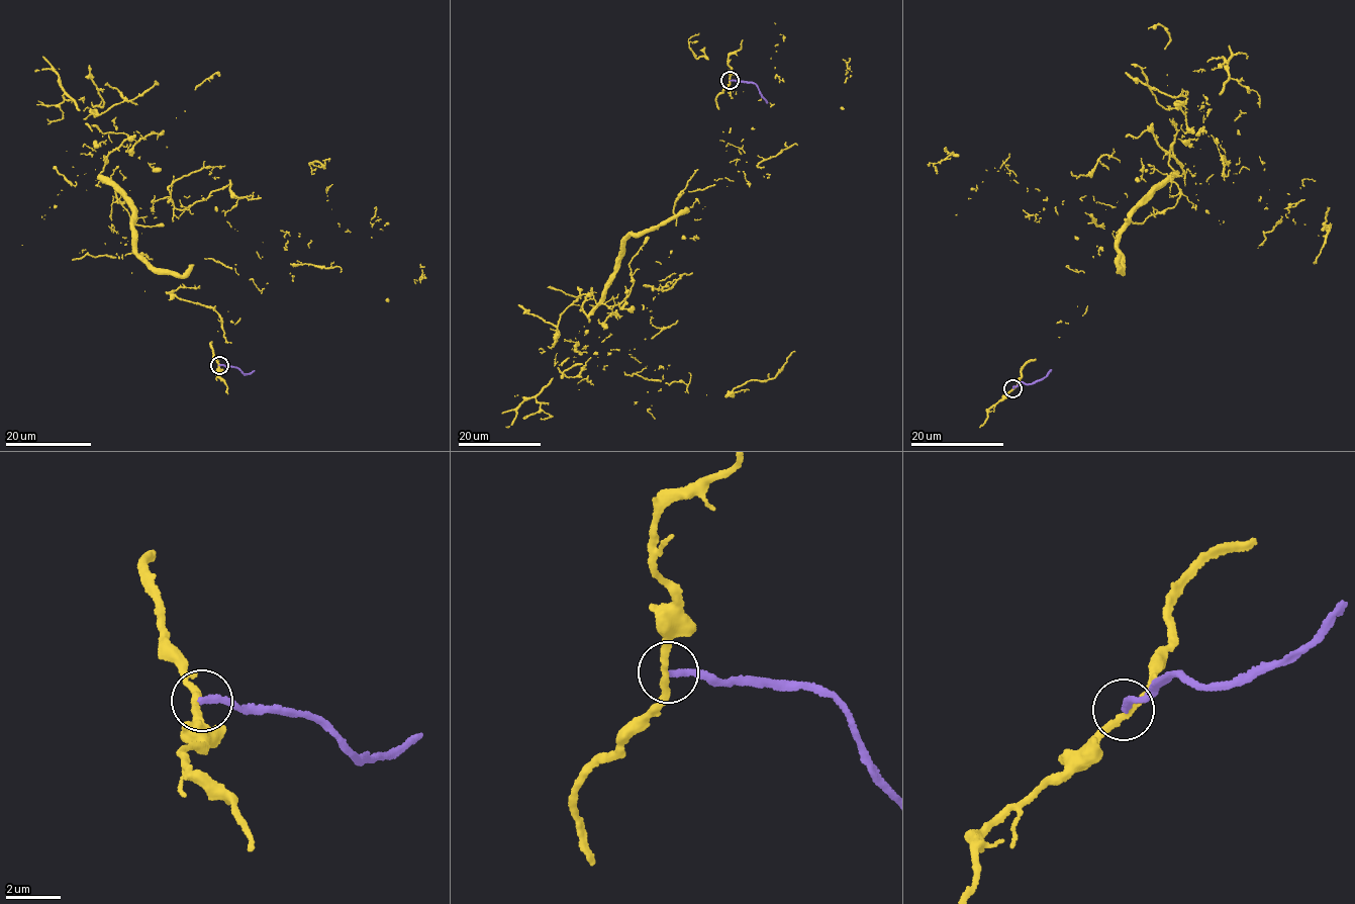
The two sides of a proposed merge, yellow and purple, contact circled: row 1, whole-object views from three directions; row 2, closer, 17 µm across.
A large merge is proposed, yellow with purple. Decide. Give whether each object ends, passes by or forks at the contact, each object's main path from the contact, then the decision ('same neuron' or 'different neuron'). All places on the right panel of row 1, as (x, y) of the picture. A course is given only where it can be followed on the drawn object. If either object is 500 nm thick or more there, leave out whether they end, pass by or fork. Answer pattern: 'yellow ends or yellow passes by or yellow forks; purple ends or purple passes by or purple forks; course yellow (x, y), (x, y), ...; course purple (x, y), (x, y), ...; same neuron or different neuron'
yellow passes by; purple ends; course yellow (1012, 388), (1074, 271), (1102, 248), (1120, 272), (1127, 216), (1195, 173), (1204, 131), (1330, 226), (1314, 262); course purple (1012, 388), (1023, 381), (1040, 379), (1051, 369); different neuron

